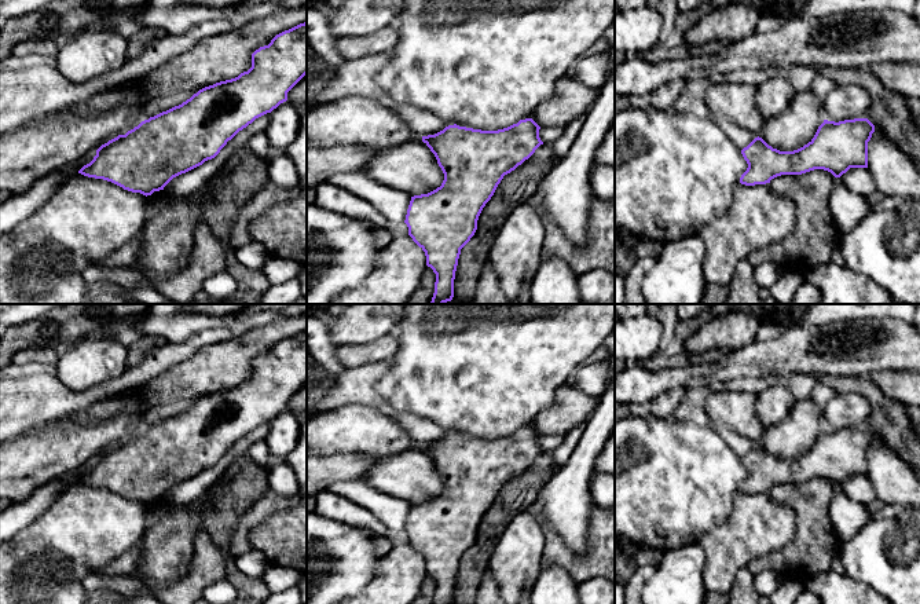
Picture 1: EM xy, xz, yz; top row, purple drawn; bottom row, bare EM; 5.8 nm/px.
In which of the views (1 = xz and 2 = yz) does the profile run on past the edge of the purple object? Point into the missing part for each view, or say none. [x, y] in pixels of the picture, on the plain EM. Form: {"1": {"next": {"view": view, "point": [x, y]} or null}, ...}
{"1": {"next": null}, "2": {"next": null}}

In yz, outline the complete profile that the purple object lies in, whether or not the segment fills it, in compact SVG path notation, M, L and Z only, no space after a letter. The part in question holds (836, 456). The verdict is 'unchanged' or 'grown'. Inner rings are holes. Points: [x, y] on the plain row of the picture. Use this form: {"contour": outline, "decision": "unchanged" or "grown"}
{"contour": "M868 427L824 428L814 446L793 460L773 457L758 444L741 458L748 476L740 491L766 493L781 483L802 483L814 477L840 486L850 476L868 476L868 450L873 440L875 433Z", "decision": "unchanged"}

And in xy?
{"contour": "M307 330L276 343L268 354L260 355L252 362L252 376L238 385L205 395L179 414L162 420L125 443L102 453L94 468L84 473L78 482L111 490L124 498L151 504L176 484L186 482L205 469L215 466L220 458L239 439L252 432L256 427L271 421L281 411L287 409L287 400L307 382Z", "decision": "unchanged"}

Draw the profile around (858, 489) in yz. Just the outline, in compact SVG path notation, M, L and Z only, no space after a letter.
M850 476L839 487L851 501L865 506L876 498L868 476Z

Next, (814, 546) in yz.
M824 477L802 483L781 483L770 488L773 501L789 506L798 519L793 541L748 565L756 575L773 571L784 579L809 582L821 572L832 570L842 543L829 520L829 504L835 484Z

